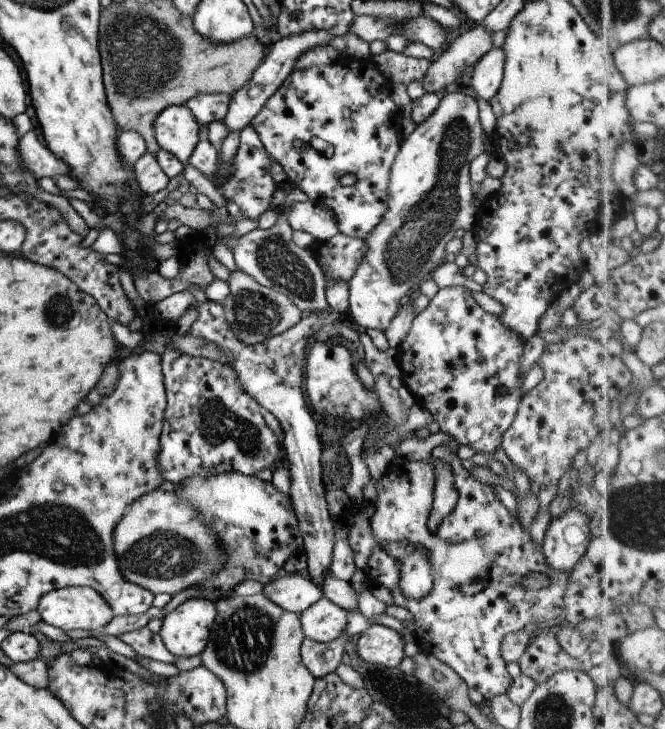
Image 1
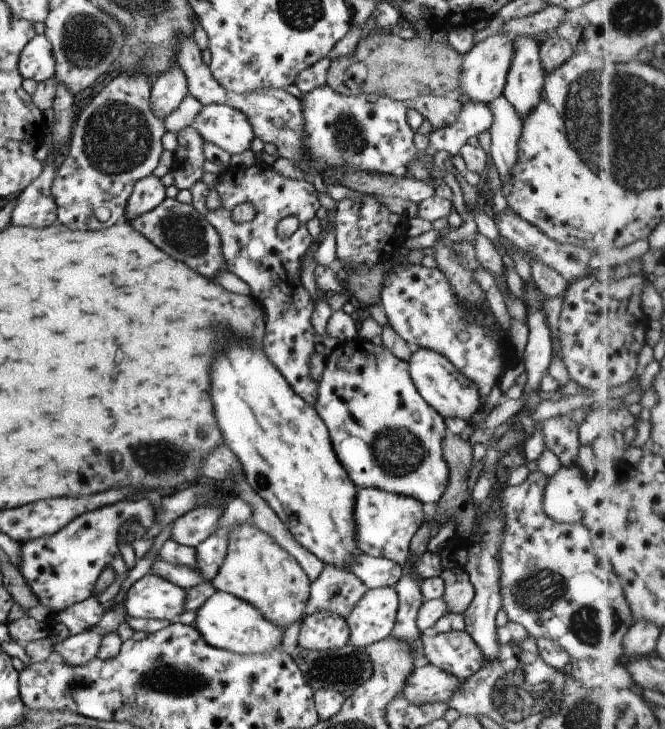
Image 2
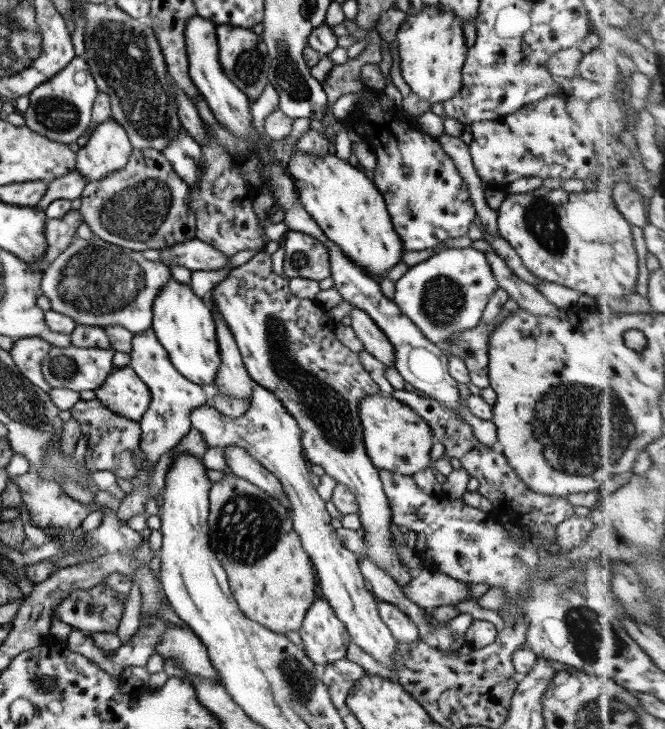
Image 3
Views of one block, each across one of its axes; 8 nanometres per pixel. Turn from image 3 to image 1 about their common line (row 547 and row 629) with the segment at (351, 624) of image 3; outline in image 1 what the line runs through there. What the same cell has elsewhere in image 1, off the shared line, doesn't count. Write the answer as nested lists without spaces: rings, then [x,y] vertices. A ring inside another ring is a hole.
[[[324,596],[300,615],[302,630],[309,639],[330,644],[346,634],[348,611],[330,602]]]

